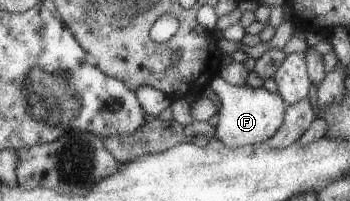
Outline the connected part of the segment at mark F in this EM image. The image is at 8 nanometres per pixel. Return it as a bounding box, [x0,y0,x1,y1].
[209,76,284,148]

